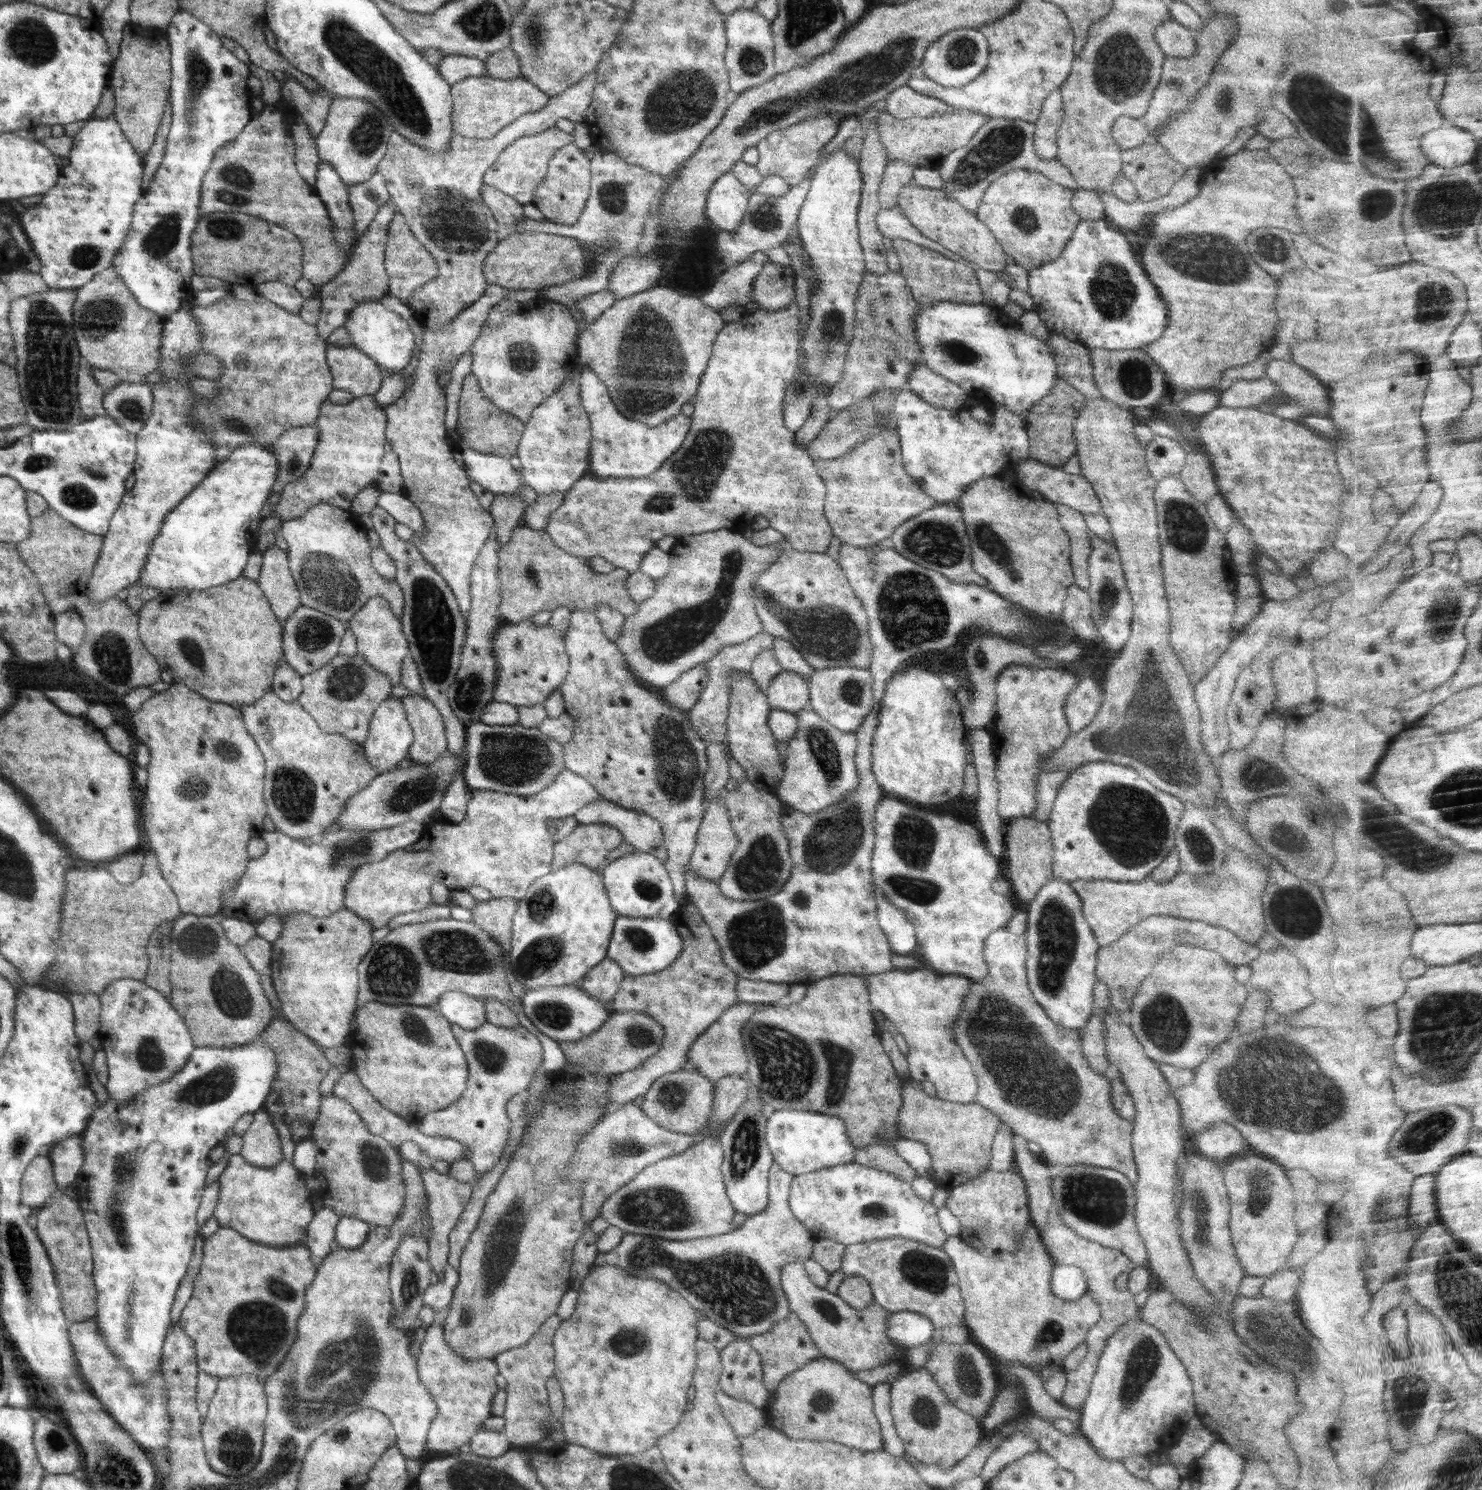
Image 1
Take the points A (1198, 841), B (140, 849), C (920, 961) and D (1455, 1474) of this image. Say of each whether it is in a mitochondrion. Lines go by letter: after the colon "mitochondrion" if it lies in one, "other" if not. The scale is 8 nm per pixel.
A: mitochondrion
B: other
C: other
D: mitochondrion

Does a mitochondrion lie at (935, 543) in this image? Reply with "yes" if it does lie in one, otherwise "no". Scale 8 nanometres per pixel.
yes

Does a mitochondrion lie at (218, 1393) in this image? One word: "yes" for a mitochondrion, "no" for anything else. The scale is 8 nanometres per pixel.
no

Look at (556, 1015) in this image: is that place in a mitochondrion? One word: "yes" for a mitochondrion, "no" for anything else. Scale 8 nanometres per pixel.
yes

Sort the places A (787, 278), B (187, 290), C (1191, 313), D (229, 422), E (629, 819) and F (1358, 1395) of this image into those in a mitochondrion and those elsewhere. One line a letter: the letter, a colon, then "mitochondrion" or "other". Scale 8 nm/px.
A: other
B: other
C: other
D: mitochondrion
E: other
F: other

